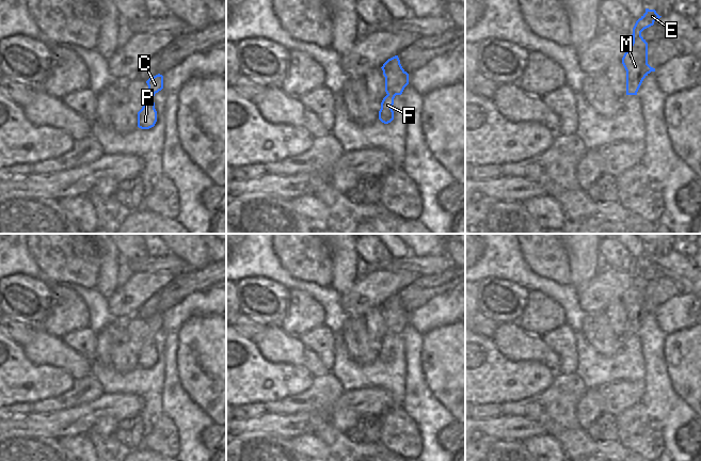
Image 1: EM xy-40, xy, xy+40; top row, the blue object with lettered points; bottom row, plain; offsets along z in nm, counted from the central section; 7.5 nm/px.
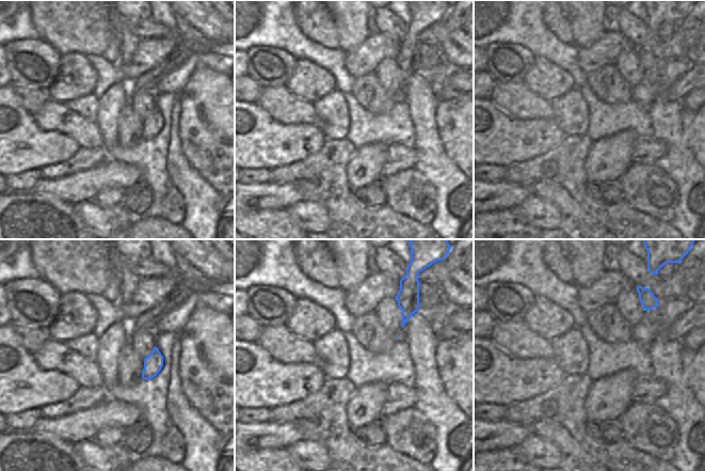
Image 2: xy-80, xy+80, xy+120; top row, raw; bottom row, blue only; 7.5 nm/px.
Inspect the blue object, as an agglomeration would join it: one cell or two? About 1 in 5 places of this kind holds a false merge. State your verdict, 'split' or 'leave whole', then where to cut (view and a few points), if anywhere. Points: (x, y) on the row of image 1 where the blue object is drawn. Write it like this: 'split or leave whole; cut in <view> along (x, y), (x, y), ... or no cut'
leave whole; no cut

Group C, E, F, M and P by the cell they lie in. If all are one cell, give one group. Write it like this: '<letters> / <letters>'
C E F M P

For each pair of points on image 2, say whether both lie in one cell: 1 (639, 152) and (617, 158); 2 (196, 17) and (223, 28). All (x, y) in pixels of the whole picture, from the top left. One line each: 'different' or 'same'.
1: different
2: same

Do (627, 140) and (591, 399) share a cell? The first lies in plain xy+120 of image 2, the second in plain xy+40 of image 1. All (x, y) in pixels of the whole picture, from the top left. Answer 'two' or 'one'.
one

